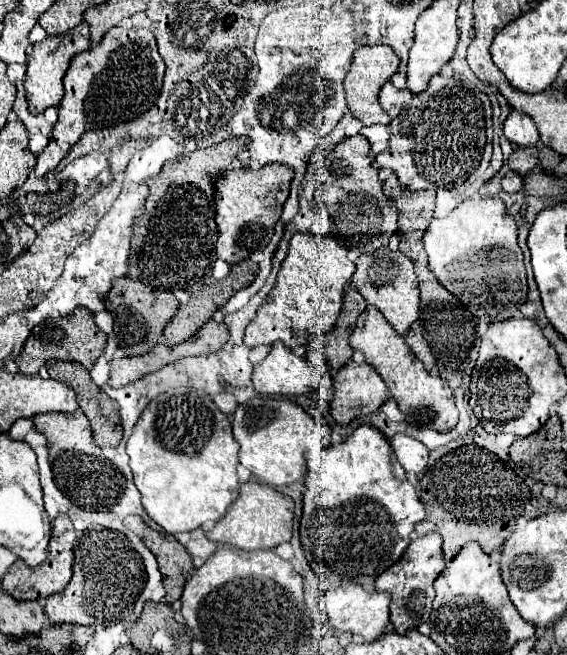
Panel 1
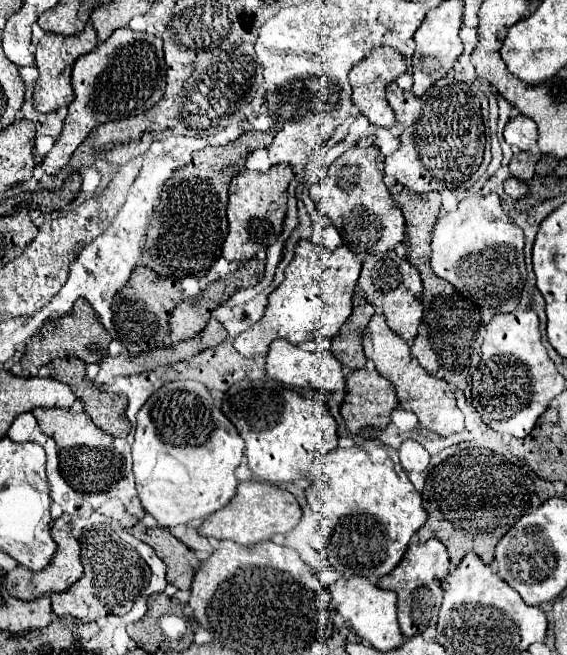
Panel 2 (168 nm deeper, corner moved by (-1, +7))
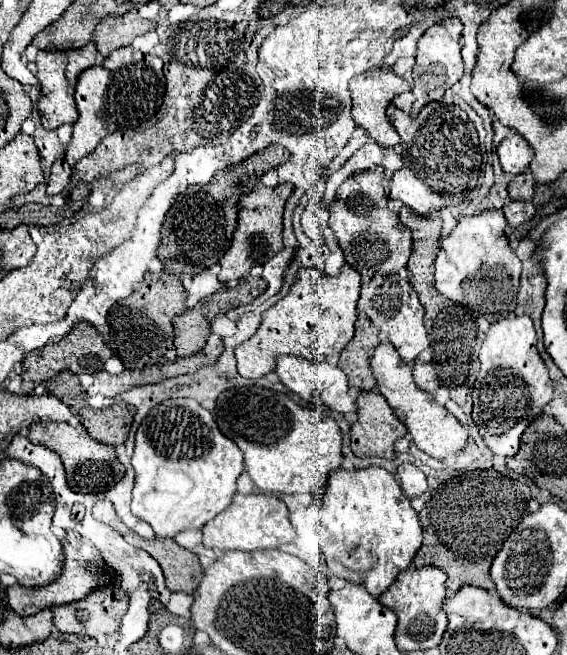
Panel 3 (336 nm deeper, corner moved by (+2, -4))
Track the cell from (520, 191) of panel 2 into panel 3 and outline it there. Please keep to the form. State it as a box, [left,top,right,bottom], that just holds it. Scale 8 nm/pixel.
[504,202,536,226]

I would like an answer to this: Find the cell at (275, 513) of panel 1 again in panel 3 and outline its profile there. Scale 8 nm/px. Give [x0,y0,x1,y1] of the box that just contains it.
[204,494,296,550]

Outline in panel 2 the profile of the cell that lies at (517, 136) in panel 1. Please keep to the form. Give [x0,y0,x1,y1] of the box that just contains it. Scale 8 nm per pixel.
[503,115,537,151]

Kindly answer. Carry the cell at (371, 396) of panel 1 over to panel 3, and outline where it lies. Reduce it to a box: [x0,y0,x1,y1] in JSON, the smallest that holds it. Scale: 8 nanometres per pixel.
[352,390,406,460]

